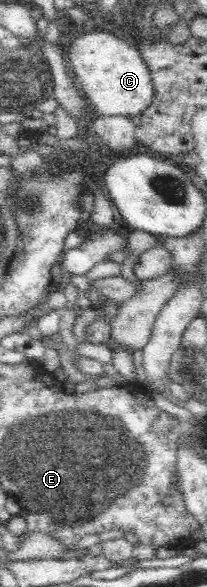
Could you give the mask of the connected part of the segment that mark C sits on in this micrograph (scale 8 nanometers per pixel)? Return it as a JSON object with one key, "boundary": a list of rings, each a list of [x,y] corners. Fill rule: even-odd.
{"boundary":[[[110,30],[81,34],[71,42],[68,51],[71,70],[81,84],[81,91],[97,115],[127,116],[142,114],[152,103],[155,89],[148,65],[138,47],[129,44]]]}

